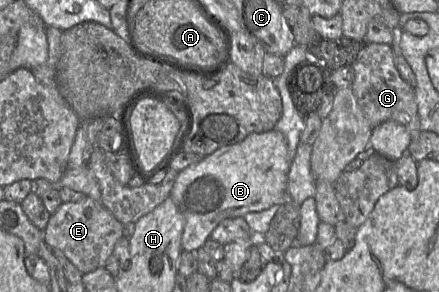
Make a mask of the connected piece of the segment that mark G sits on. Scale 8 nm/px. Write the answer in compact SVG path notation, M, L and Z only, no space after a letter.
M367 43L358 59L352 64L354 81L351 86L359 106L369 120L372 128L394 120L407 128L412 138L420 133L420 119L414 88L400 75L392 46L381 43Z

